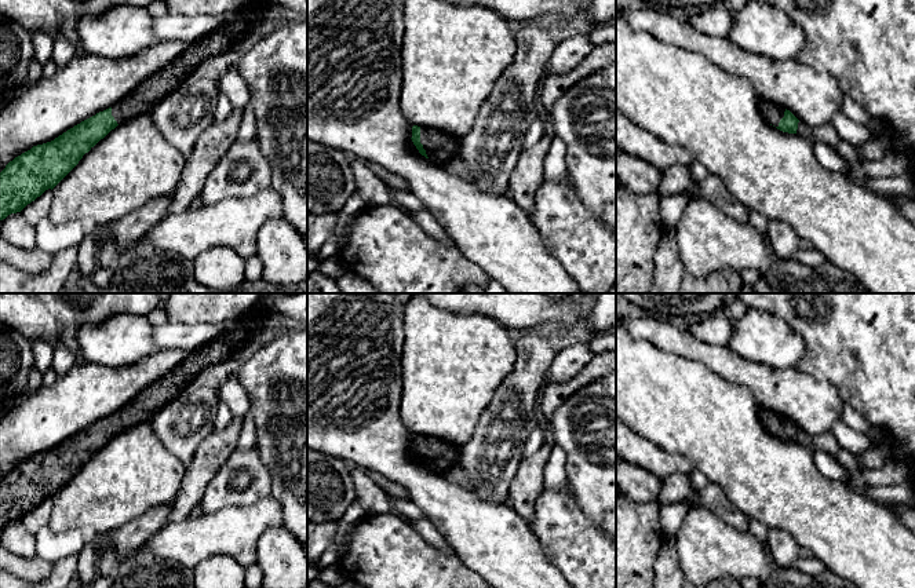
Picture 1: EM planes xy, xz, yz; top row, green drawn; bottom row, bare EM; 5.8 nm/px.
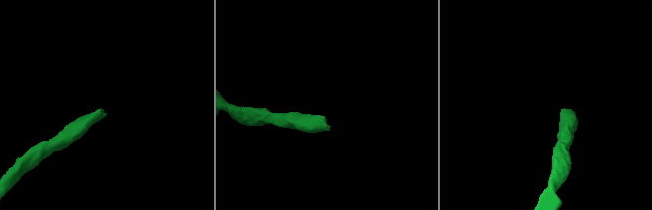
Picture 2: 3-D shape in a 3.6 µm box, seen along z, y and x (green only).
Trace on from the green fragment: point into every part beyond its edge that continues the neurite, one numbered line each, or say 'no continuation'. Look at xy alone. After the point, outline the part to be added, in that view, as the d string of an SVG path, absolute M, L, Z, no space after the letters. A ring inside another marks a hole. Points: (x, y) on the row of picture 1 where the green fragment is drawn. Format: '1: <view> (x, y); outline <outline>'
1: xy (148, 94); outline M254 0L216 30L186 44L179 56L112 106L112 116L117 124L150 113L161 99L189 81L193 72L205 59L227 52L237 45L254 25L262 22L266 11L266 4Z

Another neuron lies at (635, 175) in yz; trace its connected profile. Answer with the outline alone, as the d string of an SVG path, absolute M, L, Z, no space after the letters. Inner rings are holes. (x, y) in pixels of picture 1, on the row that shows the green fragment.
M616 147L616 178L620 187L634 194L656 194L663 172L645 160L633 157Z

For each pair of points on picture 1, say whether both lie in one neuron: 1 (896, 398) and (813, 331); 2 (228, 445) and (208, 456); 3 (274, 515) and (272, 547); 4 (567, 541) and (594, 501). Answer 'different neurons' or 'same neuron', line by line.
1: same neuron
2: same neuron
3: different neurons
4: different neurons

